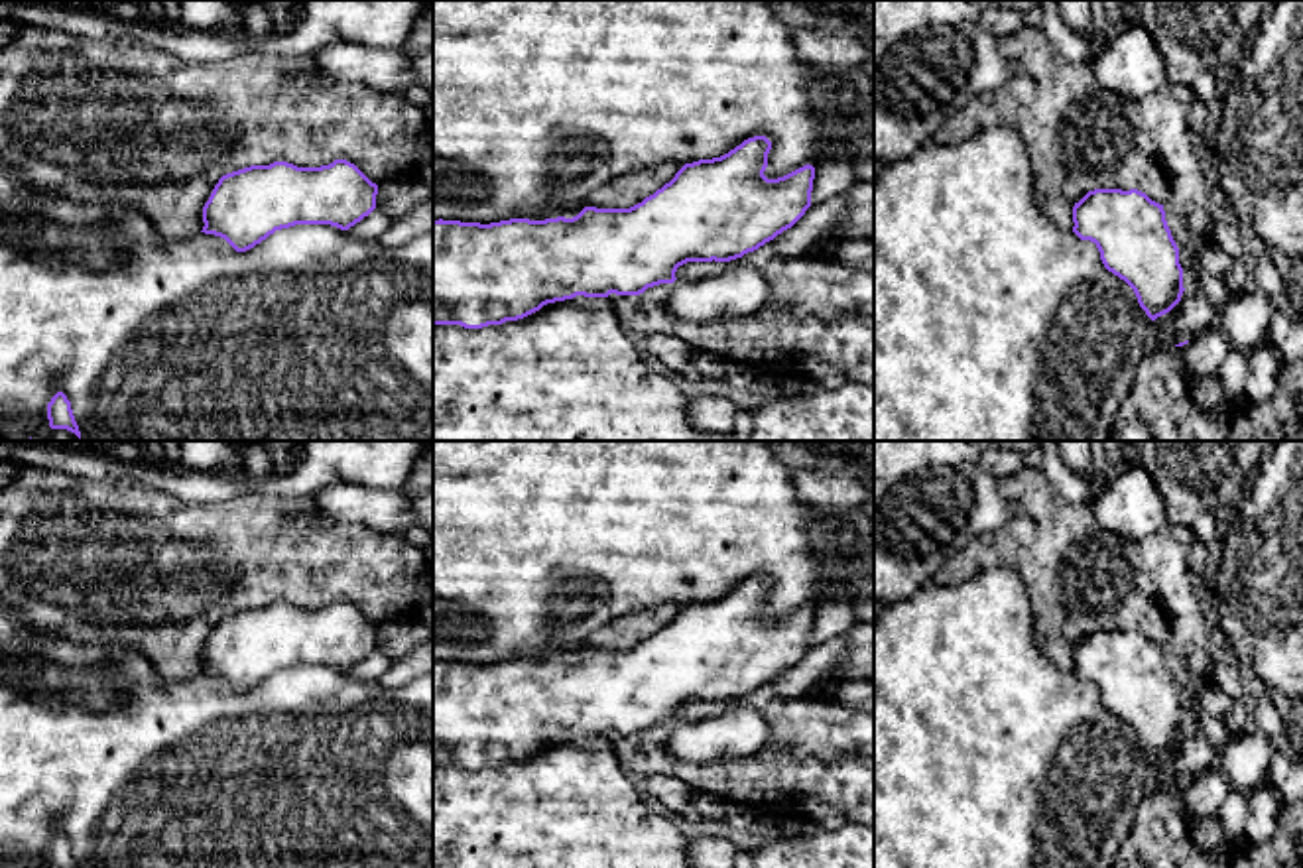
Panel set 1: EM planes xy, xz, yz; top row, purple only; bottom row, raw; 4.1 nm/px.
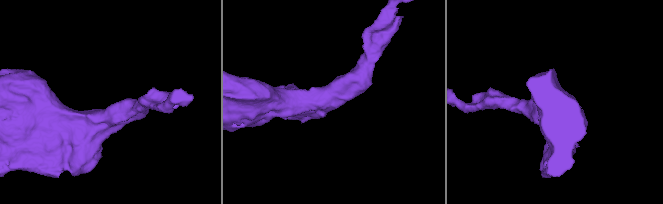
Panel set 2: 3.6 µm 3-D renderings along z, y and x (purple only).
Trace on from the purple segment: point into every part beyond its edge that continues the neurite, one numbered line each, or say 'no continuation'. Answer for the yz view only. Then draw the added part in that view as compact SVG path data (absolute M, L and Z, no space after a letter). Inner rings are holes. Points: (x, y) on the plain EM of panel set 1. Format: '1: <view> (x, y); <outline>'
no continuation

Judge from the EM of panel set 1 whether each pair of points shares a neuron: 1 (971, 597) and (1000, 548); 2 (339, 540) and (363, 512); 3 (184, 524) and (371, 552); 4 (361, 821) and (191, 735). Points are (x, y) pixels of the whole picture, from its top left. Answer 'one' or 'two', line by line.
1: two
2: two
3: one
4: one

